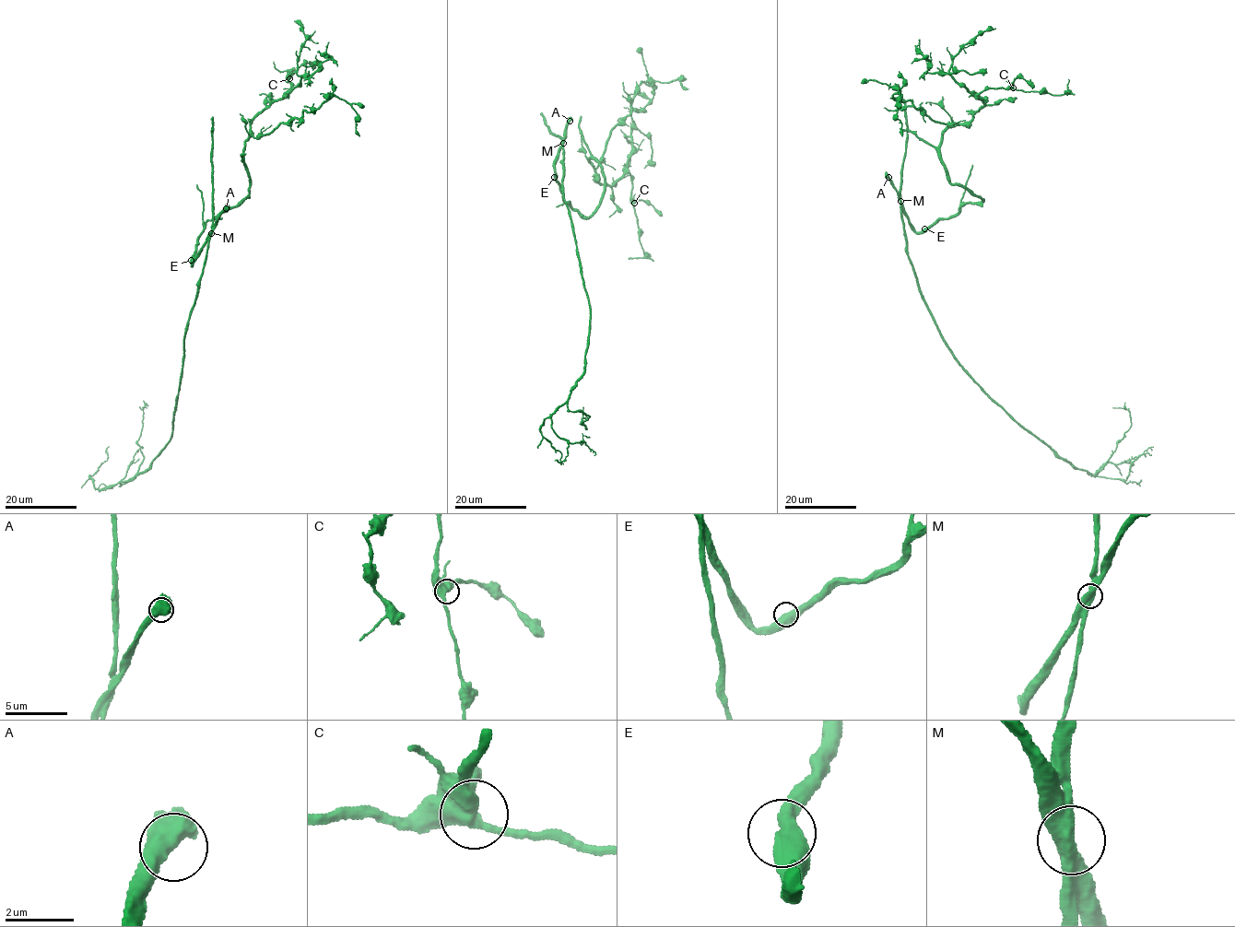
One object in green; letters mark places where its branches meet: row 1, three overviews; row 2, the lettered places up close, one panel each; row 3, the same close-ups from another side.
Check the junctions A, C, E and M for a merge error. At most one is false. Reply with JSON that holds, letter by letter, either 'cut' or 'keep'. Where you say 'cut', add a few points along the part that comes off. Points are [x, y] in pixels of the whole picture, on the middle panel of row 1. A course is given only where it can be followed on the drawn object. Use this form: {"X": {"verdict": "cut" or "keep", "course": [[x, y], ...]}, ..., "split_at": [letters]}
{"A": {"verdict": "keep"}, "C": {"verdict": "keep"}, "E": {"verdict": "keep"}, "M": {"verdict": "keep"}, "split_at": []}

